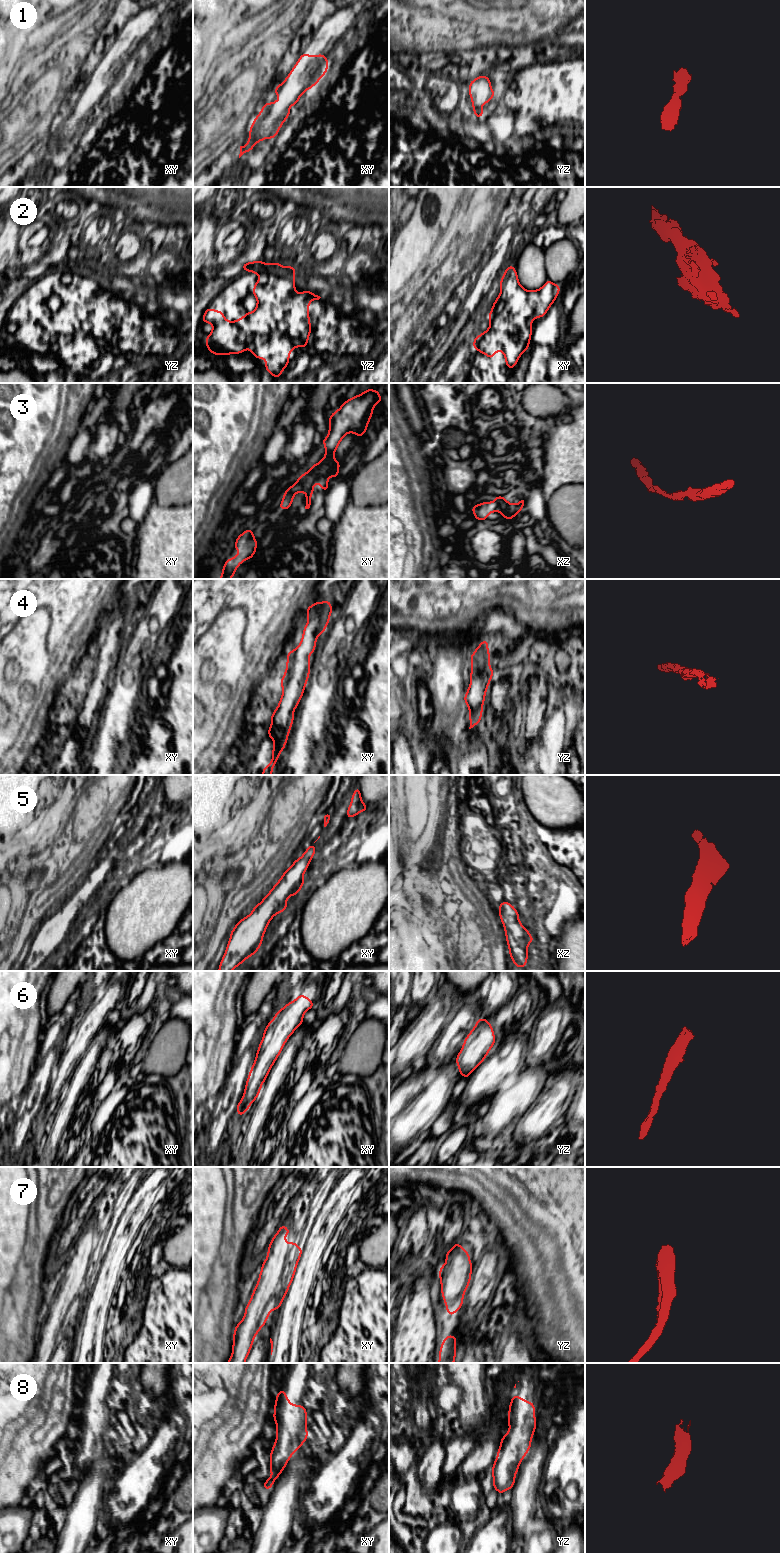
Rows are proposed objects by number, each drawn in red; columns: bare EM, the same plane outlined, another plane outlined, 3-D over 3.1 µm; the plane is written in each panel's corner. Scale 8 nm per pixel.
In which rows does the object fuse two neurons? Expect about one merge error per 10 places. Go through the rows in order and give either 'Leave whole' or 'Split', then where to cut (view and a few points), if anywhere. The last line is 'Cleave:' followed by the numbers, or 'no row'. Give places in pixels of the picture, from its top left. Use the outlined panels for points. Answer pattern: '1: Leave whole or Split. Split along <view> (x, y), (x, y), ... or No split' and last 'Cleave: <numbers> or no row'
1: Leave whole. No split
2: Leave whole. No split
3: Leave whole. No split
4: Leave whole. No split
5: Leave whole. No split
6: Leave whole. No split
7: Leave whole. No split
8: Leave whole. No split
Cleave: no row

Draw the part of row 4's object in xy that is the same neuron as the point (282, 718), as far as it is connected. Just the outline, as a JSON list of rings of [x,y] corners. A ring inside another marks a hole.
[[[325,600],[314,601],[305,611],[308,621],[303,629],[300,644],[296,649],[287,653],[287,669],[280,680],[283,693],[277,708],[270,717],[271,726],[268,728],[268,737],[274,741],[274,747],[272,760],[262,769],[262,775],[272,775],[279,755],[286,746],[294,721],[294,710],[302,699],[311,672],[309,656],[316,649],[317,637],[322,635],[328,626],[333,609],[330,600]]]

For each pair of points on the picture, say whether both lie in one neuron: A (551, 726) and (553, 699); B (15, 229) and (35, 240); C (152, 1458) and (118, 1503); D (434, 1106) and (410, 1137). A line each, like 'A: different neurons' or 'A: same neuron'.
A: same neuron
B: different neurons
C: same neuron
D: same neuron

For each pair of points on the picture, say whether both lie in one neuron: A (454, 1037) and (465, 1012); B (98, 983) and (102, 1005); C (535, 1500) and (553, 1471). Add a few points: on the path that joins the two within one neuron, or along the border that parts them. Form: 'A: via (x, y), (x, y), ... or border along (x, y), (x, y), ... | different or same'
A: via (455, 1031), (464, 1018) | same
B: border along (108, 981), (84, 1008) | different
C: border along (545, 1467), (542, 1493) | different

